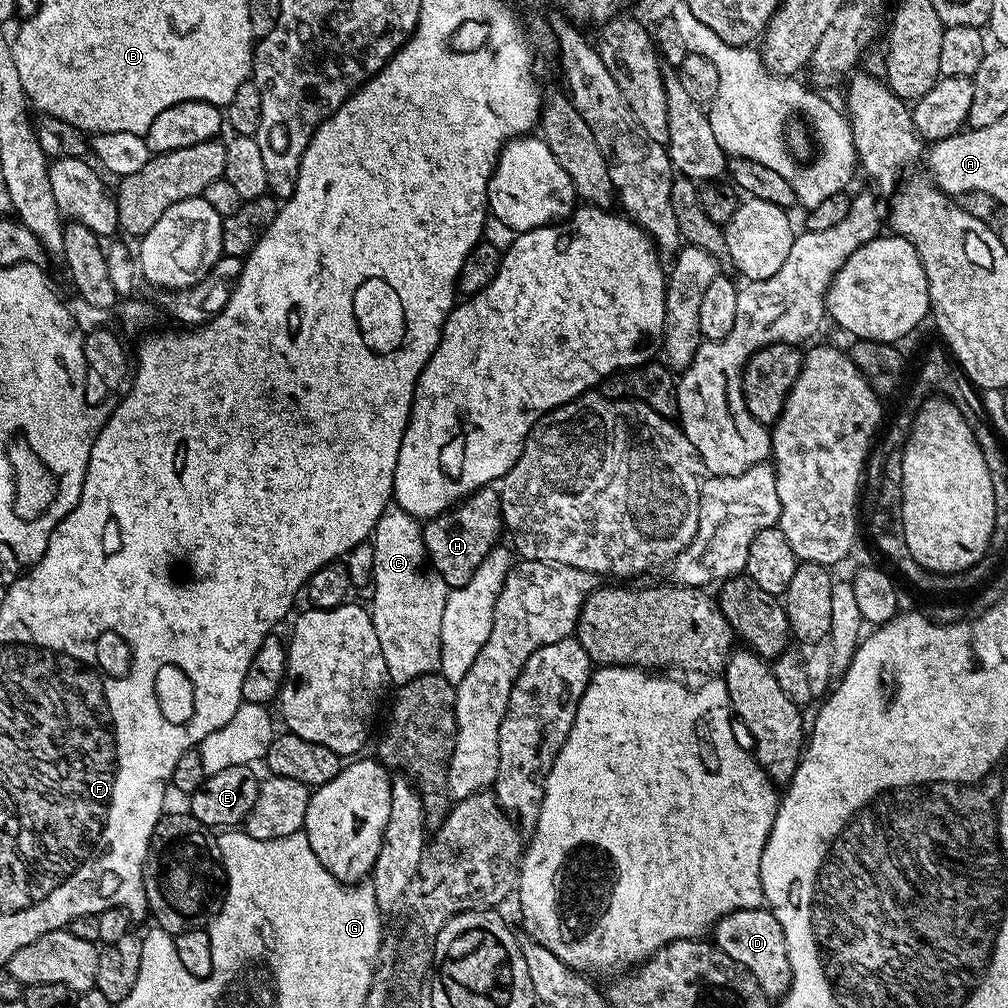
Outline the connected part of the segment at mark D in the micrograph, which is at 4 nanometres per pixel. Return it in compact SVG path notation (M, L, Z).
M761 906L726 914L713 927L710 936L716 947L722 950L722 954L730 954L730 958L734 958L734 962L746 966L746 970L750 970L750 974L754 974L754 978L769 998L782 998L788 993L789 988L792 987L792 971L786 946L786 934L782 930L778 918L774 918L774 914L767 907Z

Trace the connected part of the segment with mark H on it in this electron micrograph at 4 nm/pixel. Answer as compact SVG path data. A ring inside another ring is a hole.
M499 487L480 488L472 495L465 496L463 500L459 501L458 507L453 506L447 512L443 512L442 515L427 521L423 525L422 531L424 534L424 549L428 553L430 563L437 574L444 579L449 589L463 586L464 583L470 581L471 576L478 569L482 560L490 554L492 548L501 543L500 532L502 536L505 527Z

